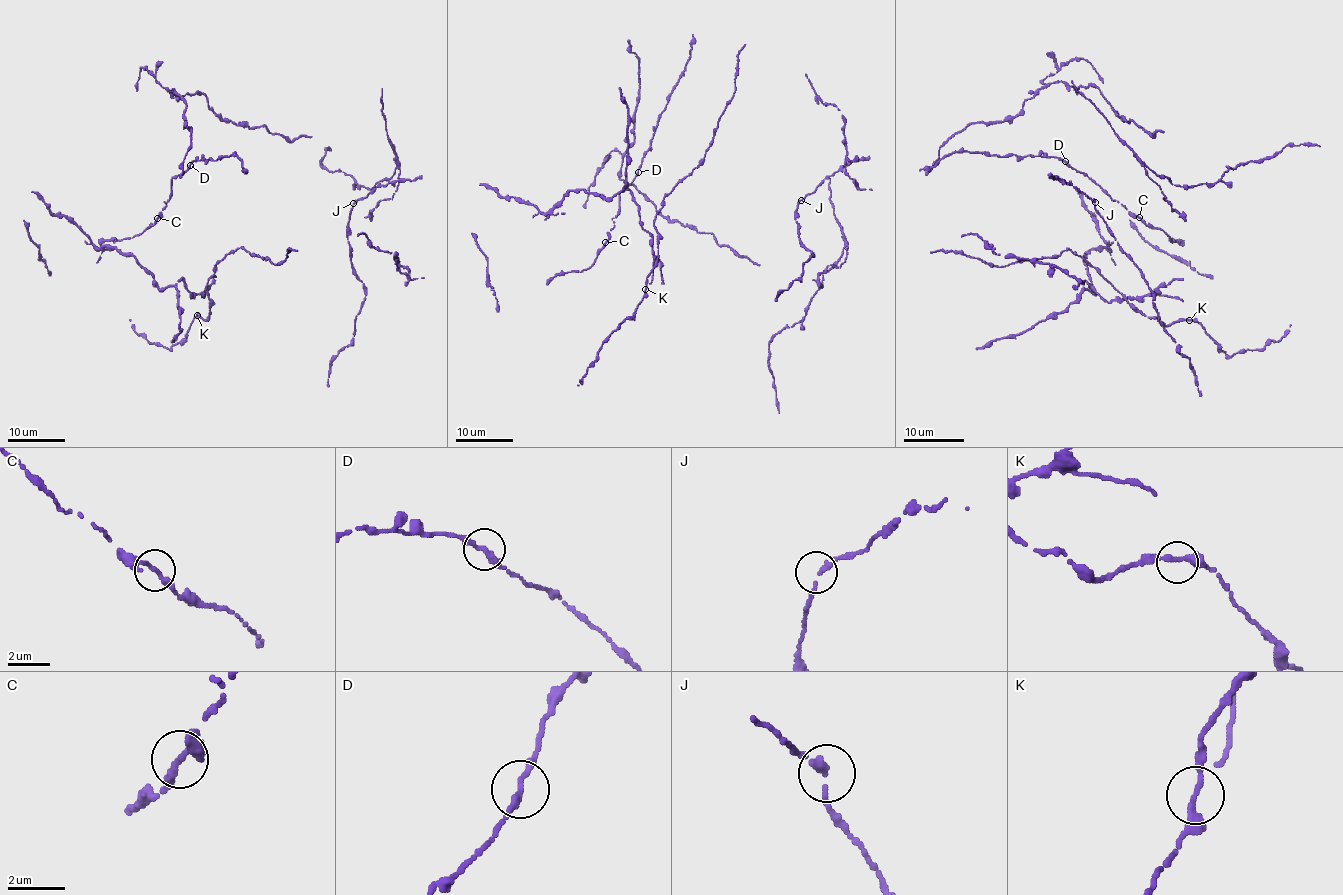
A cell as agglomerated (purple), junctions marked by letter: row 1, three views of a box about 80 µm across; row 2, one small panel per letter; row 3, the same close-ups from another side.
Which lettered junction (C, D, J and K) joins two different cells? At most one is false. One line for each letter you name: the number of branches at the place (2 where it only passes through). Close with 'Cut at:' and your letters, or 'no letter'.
Cut at: no letter

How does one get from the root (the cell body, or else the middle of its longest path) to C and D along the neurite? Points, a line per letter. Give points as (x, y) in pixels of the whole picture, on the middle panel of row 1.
C: (618, 209), (612, 219), (614, 227), (605, 242)
D: (618, 209), (619, 193), (638, 171)

